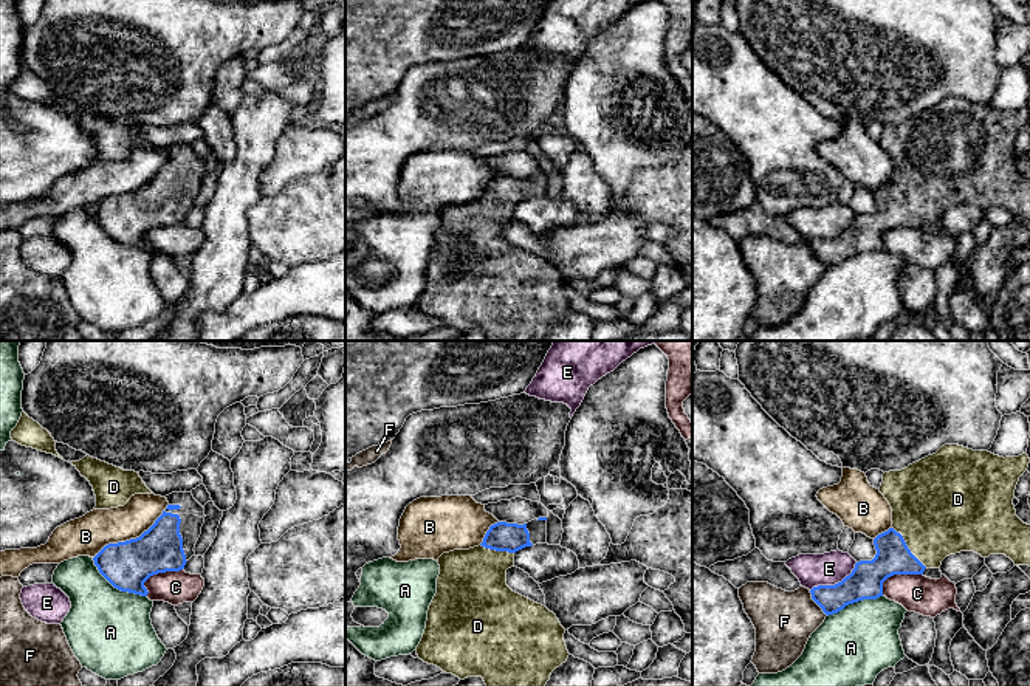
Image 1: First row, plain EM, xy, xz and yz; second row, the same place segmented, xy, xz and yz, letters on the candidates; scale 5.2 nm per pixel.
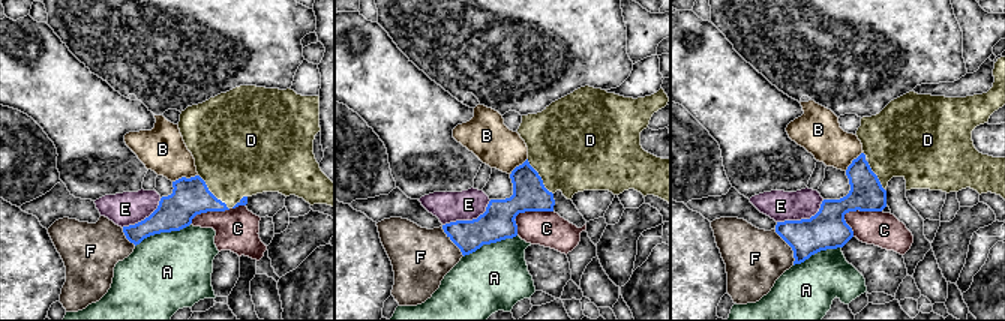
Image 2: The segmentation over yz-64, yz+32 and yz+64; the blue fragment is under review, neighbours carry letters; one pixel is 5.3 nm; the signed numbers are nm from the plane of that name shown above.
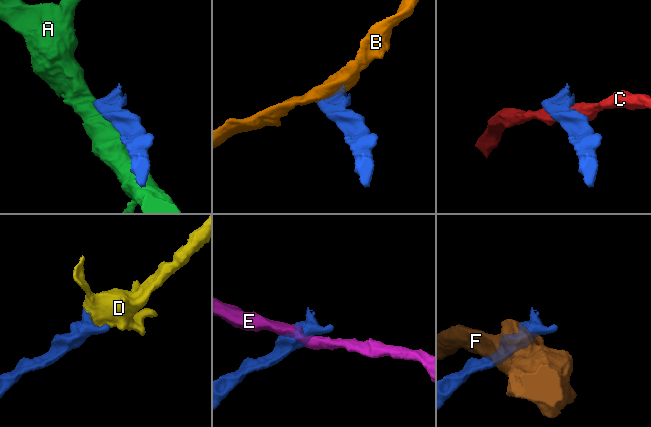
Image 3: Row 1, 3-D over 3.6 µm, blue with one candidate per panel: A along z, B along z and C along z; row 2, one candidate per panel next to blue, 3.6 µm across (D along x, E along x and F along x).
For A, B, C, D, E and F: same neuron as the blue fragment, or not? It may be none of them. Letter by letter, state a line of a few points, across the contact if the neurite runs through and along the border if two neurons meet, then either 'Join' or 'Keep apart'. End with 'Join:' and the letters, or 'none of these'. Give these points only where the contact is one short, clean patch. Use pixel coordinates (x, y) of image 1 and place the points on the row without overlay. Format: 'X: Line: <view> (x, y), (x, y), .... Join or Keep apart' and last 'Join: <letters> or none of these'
A: Keep apart
B: Keep apart
C: Keep apart
D: Join
E: Keep apart
F: Keep apart
Join: D

